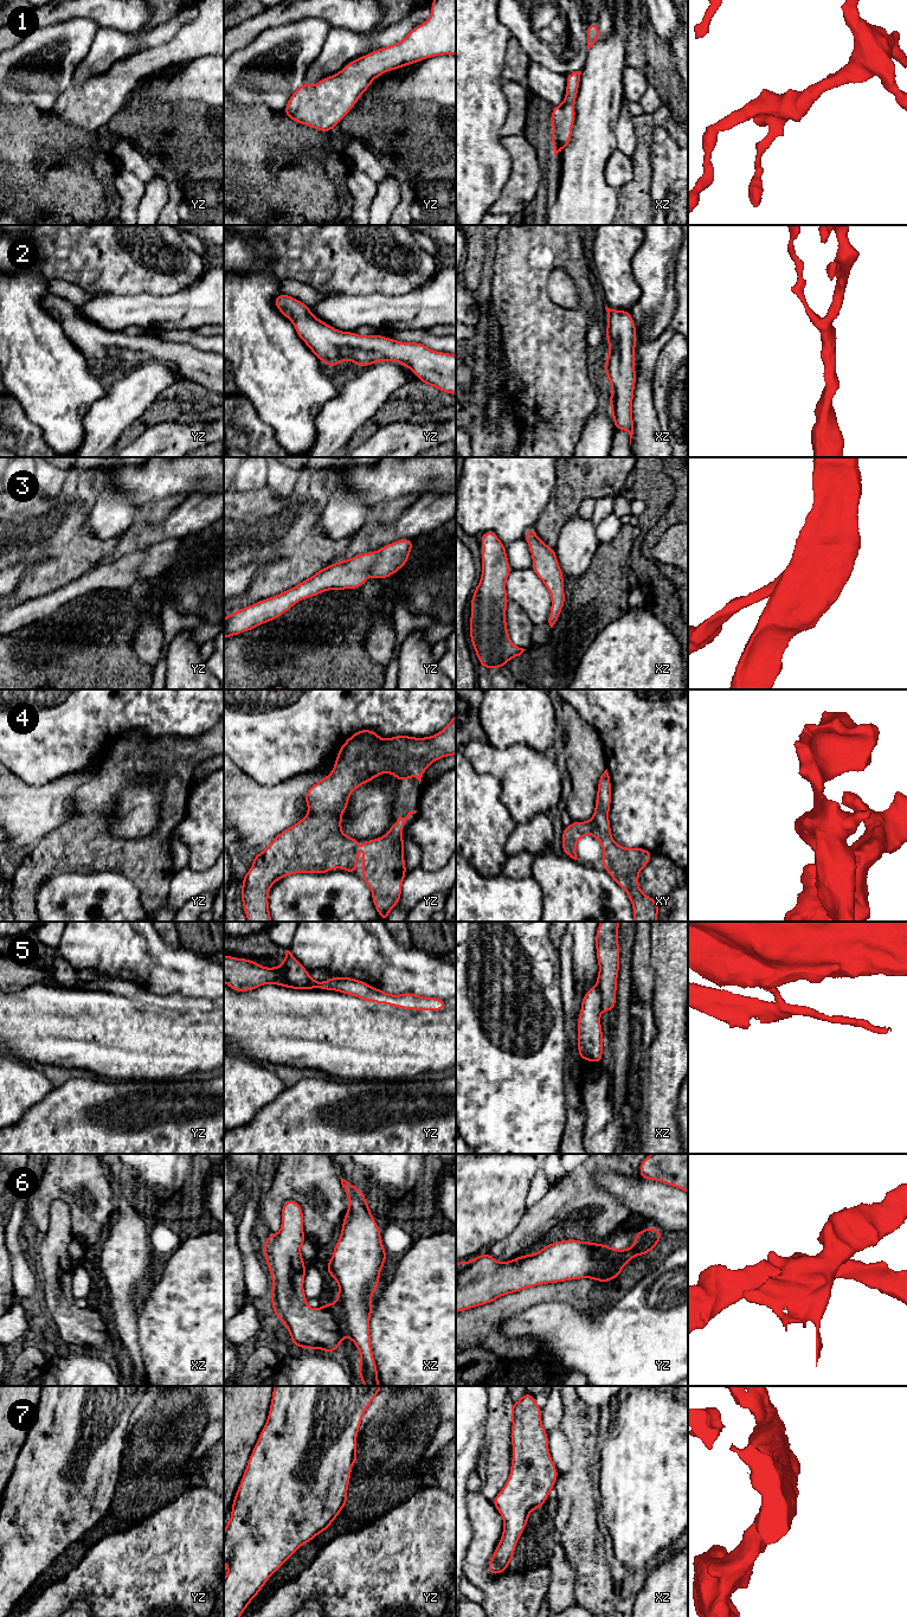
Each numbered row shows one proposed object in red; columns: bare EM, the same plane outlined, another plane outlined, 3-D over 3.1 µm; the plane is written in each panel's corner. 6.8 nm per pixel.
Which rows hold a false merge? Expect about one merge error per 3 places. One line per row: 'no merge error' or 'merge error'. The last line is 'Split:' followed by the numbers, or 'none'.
1: no merge error
2: no merge error
3: no merge error
4: no merge error
5: merge error
6: merge error
7: no merge error
Split: 5, 6

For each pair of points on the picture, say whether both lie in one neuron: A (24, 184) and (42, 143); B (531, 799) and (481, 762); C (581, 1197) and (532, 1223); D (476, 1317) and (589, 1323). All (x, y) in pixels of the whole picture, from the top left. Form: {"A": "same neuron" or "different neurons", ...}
{"A": "same neuron", "B": "same neuron", "C": "same neuron", "D": "different neurons"}

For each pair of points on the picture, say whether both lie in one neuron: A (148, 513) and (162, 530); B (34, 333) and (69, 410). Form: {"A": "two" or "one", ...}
{"A": "two", "B": "one"}

